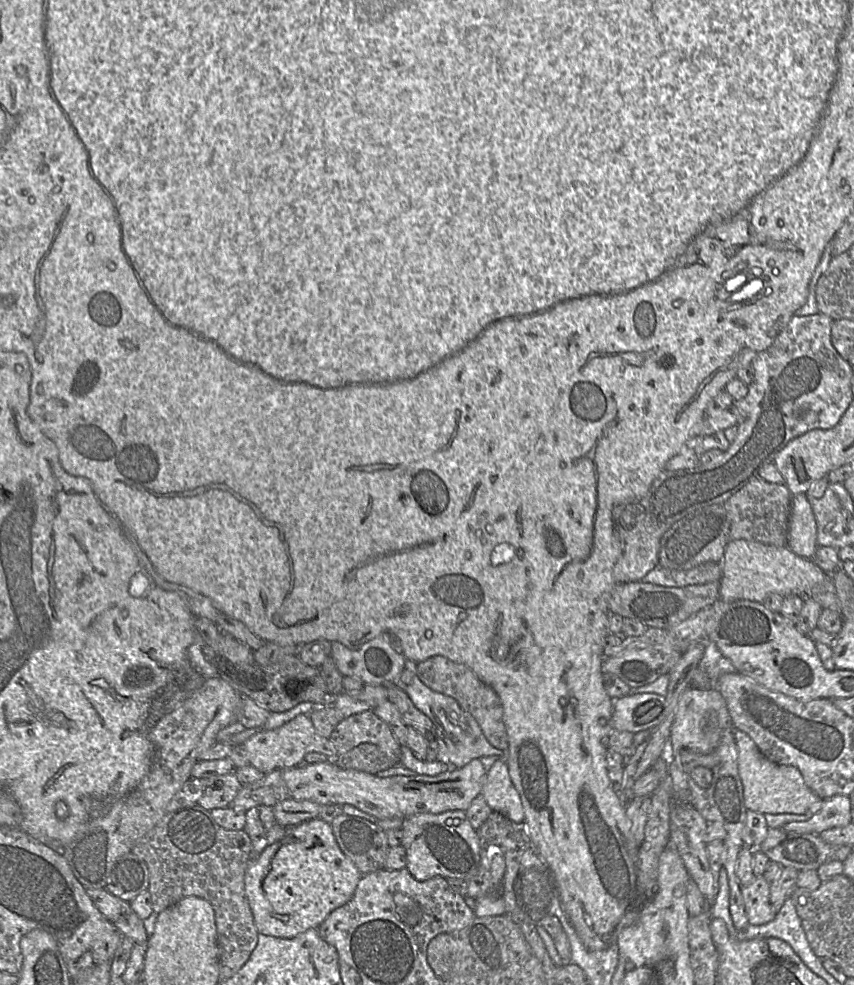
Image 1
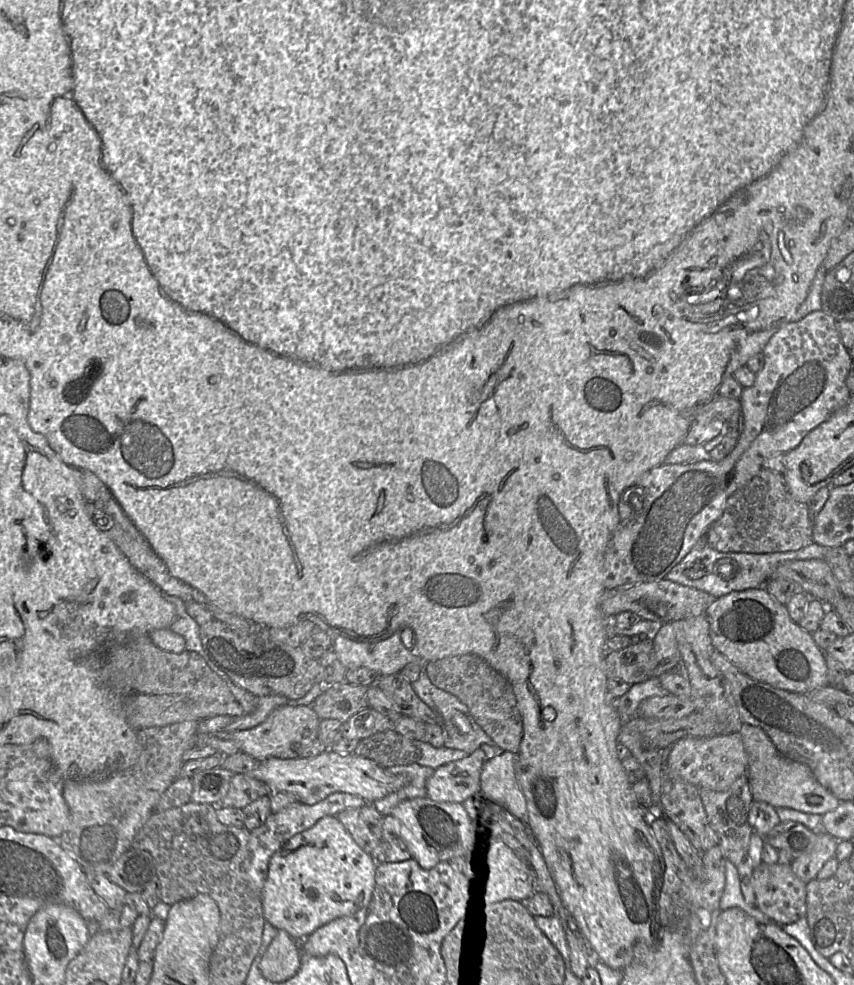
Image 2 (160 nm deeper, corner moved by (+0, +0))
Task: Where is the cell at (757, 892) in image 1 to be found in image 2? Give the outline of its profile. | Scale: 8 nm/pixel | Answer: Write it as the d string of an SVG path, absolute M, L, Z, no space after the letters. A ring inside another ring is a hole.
M760 864L753 870L751 885L756 897L756 907L772 922L784 926L805 917L806 883L794 874L790 864Z

